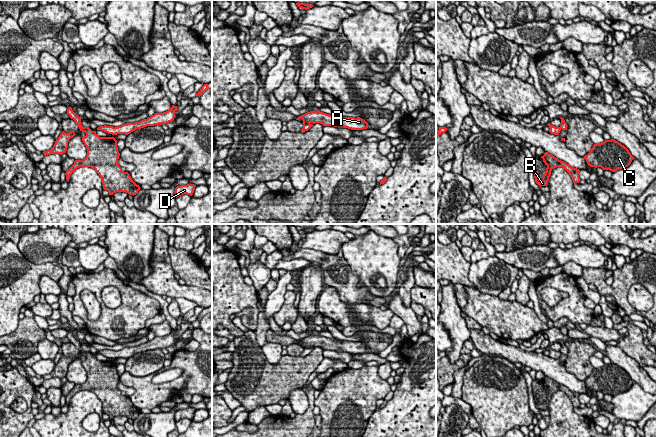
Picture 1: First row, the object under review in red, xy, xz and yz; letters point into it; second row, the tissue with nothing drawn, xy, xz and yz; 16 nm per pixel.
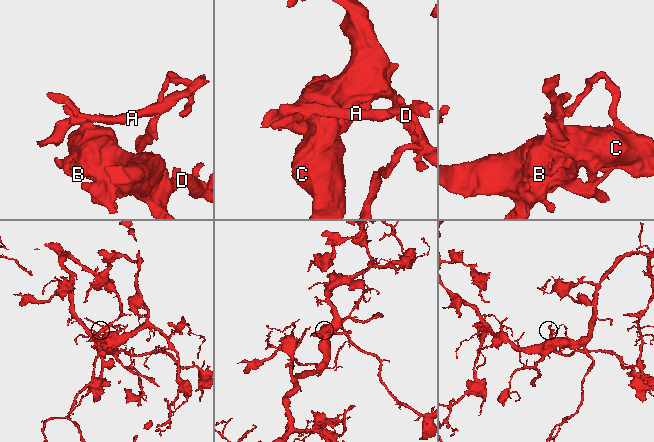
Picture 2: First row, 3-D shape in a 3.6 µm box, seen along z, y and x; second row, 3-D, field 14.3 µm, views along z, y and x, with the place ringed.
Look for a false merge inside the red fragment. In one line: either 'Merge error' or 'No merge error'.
Merge error

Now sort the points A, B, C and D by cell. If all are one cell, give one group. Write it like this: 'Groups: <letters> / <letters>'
Groups: A / B C D

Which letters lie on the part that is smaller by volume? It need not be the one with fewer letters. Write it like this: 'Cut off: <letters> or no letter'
Cut off: A

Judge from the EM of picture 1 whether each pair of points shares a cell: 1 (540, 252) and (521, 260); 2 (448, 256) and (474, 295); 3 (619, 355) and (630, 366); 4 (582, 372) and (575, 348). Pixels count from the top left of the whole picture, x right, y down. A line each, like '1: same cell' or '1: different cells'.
1: same cell
2: different cells
3: same cell
4: same cell

